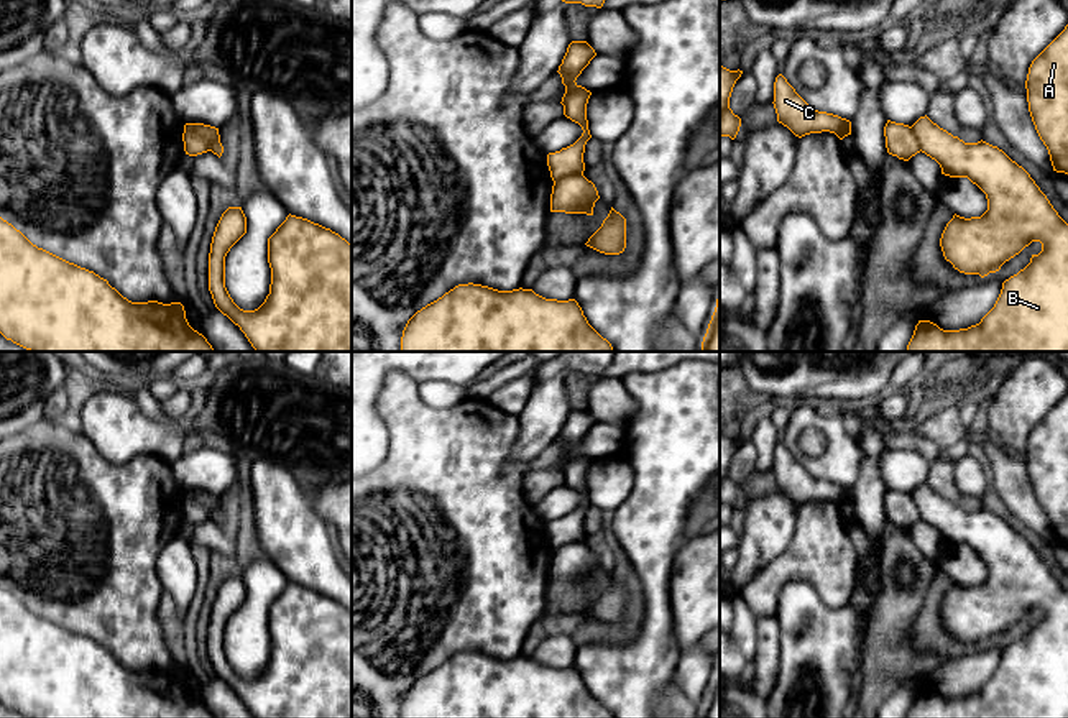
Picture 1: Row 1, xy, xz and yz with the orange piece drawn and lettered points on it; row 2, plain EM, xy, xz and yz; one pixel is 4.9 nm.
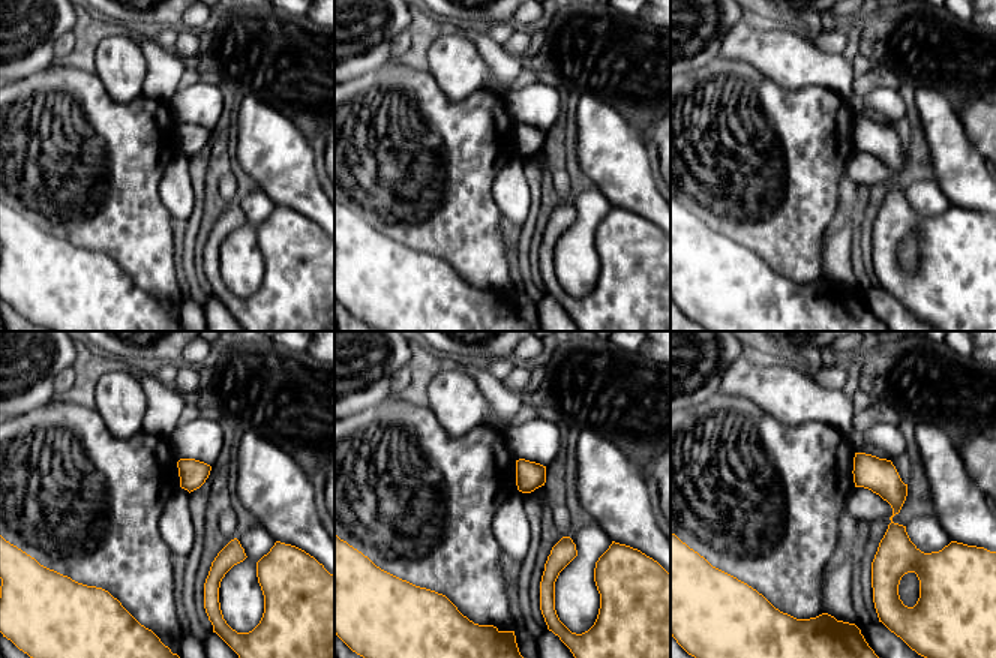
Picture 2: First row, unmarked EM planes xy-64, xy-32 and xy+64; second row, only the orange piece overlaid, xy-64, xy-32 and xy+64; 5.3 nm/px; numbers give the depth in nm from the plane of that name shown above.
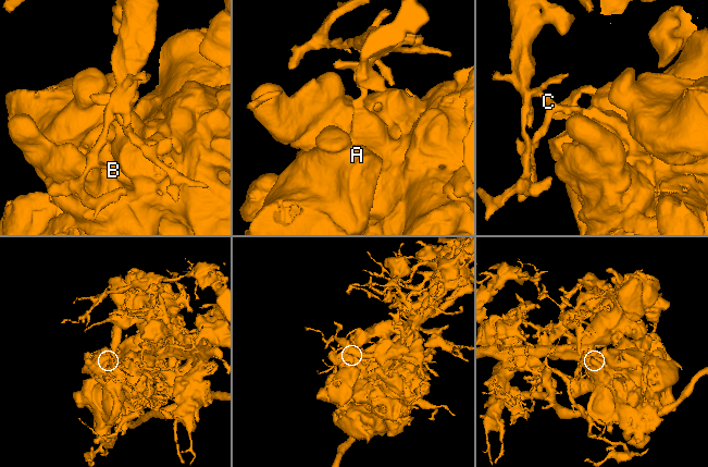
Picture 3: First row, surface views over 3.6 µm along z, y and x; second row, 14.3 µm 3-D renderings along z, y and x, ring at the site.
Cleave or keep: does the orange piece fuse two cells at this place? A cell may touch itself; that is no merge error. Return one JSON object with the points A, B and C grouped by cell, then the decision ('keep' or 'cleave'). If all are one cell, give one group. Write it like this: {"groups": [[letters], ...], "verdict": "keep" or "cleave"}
{"groups": [["A", "B"], ["C"]], "verdict": "cleave"}

